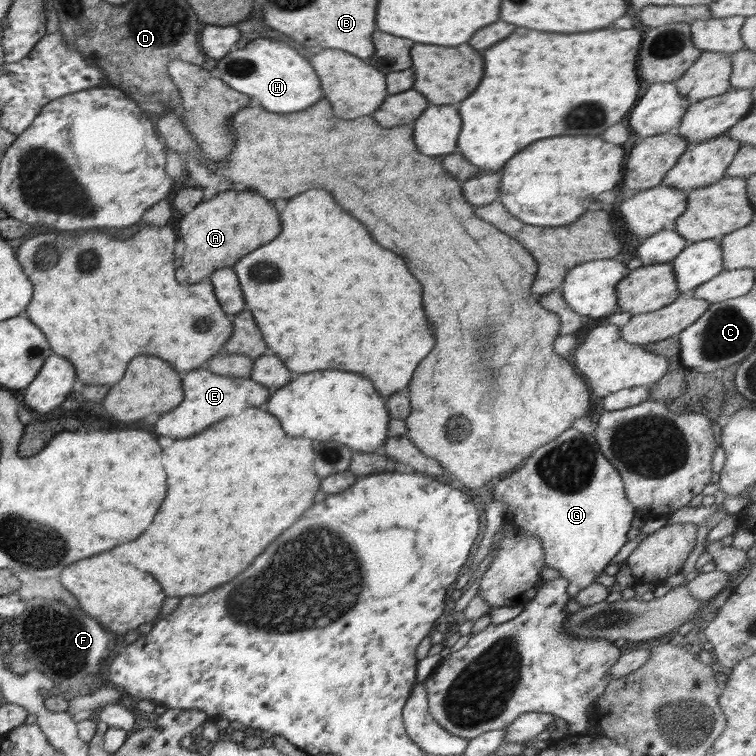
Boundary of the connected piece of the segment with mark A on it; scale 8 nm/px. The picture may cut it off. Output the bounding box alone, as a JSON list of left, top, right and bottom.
[179,187,282,284]

